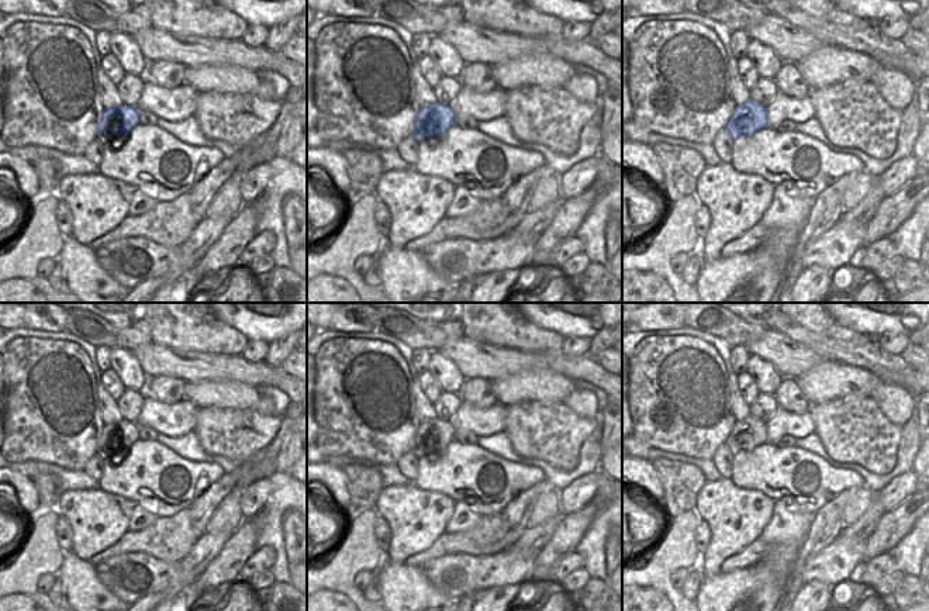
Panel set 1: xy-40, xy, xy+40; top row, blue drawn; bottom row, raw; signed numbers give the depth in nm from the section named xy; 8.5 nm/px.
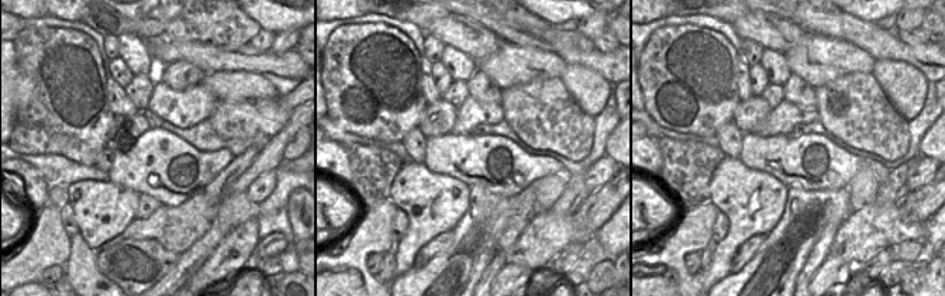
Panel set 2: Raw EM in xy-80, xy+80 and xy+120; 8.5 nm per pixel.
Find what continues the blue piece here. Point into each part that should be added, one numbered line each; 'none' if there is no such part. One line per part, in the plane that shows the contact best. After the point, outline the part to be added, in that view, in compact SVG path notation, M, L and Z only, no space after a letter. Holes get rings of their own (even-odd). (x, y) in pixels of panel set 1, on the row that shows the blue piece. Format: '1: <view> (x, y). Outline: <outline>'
1: xy-40 (110, 123). Outline: M108 118L108 120L106 121L103 135L97 138L103 145L104 145L104 144L111 144L107 138L111 135L111 131L110 131L111 128L117 132L115 125L117 125L118 122L120 122L120 121L117 121L115 118Z

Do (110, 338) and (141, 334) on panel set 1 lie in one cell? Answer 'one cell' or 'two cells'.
one cell

